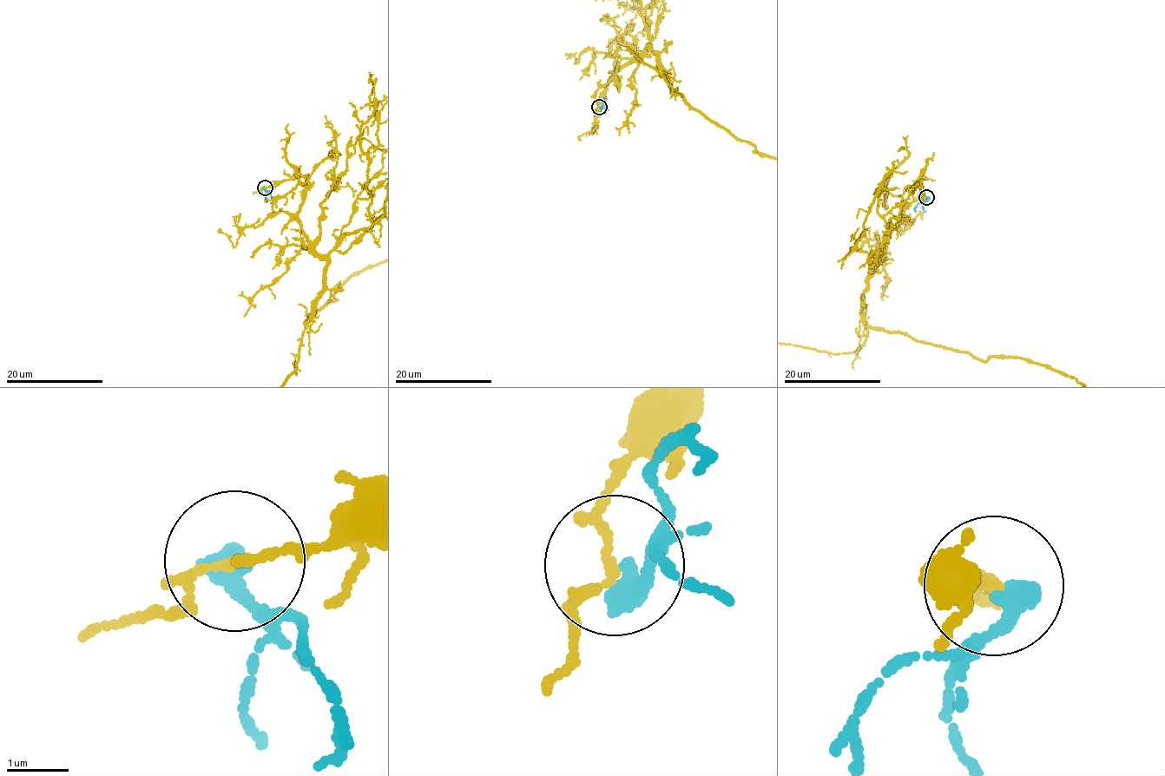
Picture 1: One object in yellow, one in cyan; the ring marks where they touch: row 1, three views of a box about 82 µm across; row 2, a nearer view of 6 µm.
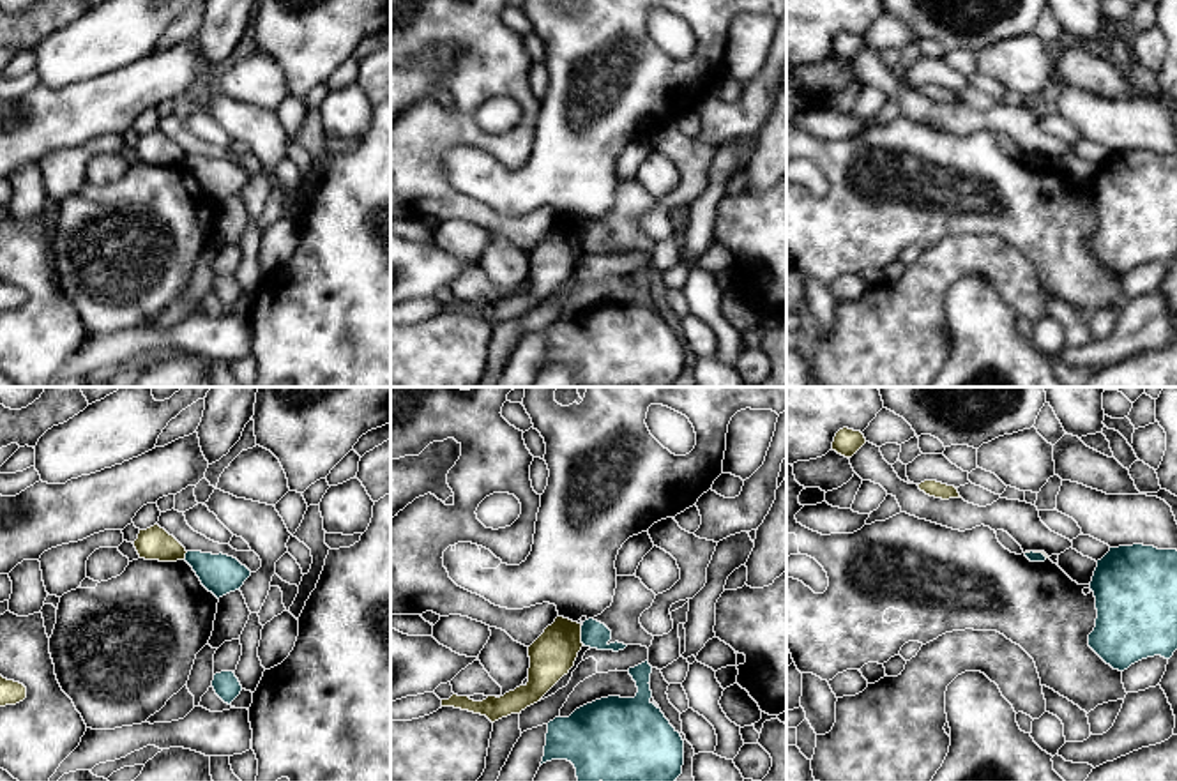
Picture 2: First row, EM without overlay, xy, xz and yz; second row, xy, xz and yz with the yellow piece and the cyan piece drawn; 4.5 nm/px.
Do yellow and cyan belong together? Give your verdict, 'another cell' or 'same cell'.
another cell

